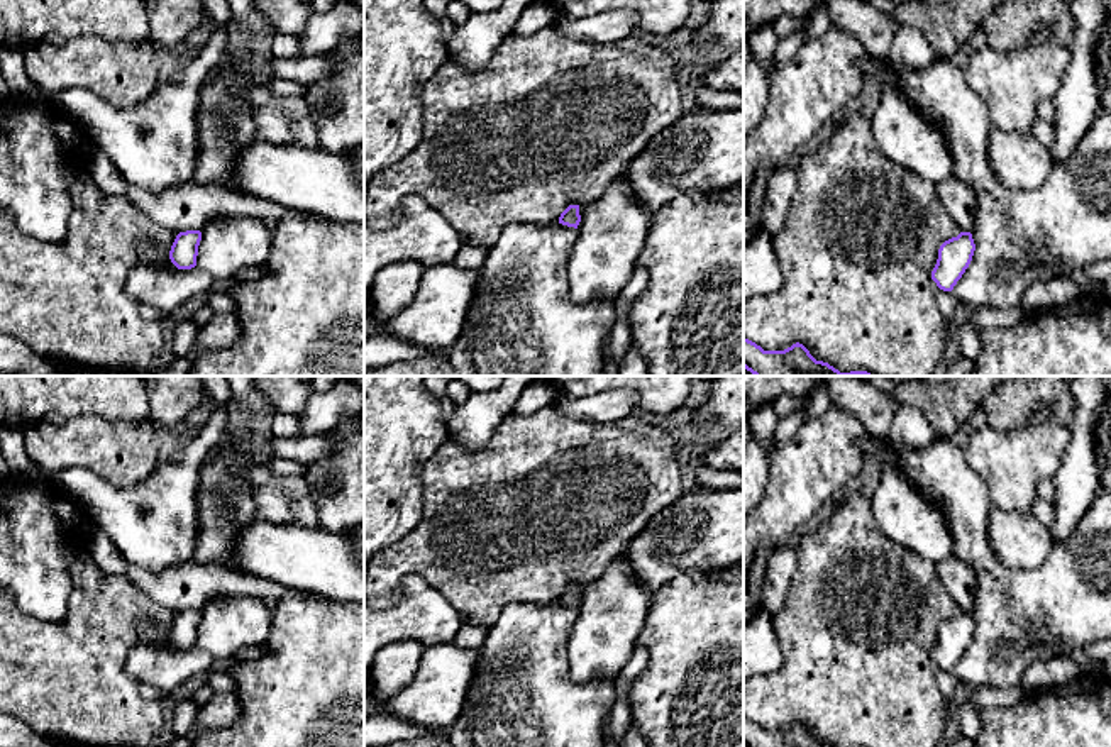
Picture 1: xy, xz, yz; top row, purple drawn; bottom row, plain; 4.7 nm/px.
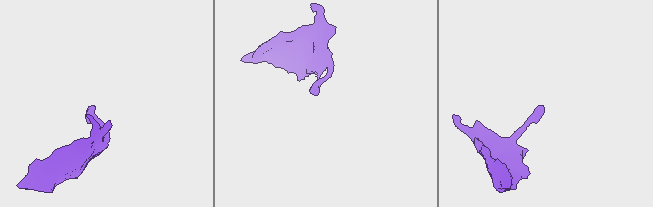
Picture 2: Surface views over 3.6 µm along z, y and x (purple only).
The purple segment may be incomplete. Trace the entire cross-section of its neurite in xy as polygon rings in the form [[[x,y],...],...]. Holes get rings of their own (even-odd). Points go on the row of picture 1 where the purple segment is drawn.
[[[200,230],[180,232],[171,246],[169,259],[178,269],[191,269],[196,266]]]

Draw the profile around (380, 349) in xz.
[[[384,329],[364,337],[364,371],[391,362],[418,361],[432,356],[440,356],[449,361],[449,351],[434,351],[398,340]]]

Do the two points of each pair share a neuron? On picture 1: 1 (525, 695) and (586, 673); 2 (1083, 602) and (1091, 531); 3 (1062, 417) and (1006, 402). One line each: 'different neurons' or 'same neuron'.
1: different neurons
2: same neuron
3: same neuron

